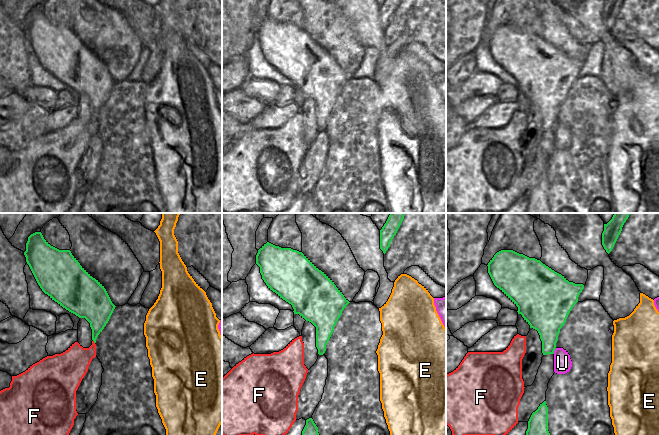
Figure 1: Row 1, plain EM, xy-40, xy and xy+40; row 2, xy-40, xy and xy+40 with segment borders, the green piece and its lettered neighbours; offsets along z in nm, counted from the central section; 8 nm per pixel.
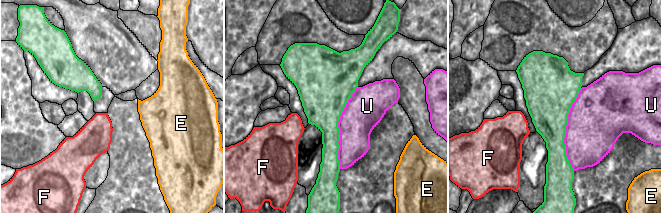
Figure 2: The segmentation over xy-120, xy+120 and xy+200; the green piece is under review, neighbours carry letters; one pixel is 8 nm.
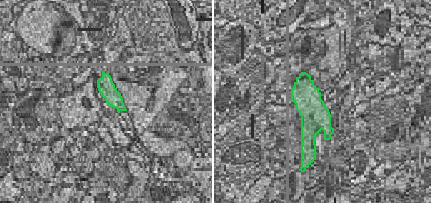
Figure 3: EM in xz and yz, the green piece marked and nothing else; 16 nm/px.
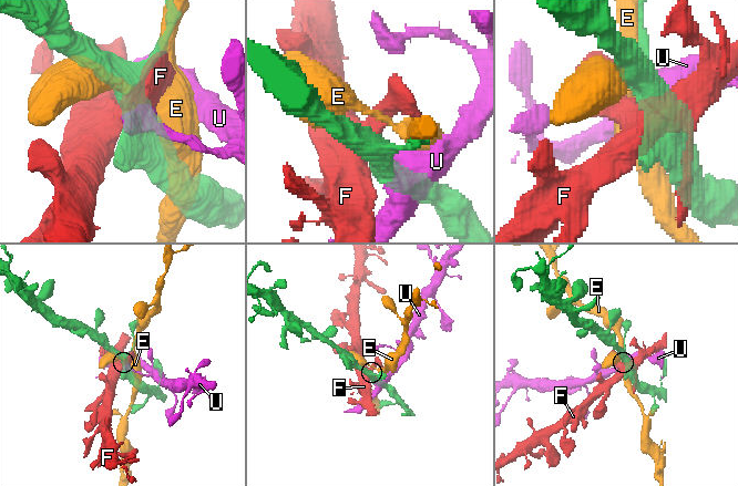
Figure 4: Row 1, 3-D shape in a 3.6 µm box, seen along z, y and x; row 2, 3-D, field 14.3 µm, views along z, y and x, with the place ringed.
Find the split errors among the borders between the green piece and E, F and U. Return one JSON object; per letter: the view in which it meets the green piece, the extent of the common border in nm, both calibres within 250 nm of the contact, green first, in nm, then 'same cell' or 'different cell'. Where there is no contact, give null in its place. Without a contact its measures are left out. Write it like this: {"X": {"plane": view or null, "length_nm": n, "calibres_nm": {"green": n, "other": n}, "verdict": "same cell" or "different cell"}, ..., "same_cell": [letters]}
{"E": {"plane": null, "verdict": "different cell"}, "F": {"plane": "xy-40", "length_nm": 30, "calibres_nm": {"green": 220, "other": 240}, "verdict": "different cell"}, "U": {"plane": "xy+40", "length_nm": 50, "calibres_nm": {"green": 240, "other": 140}, "verdict": "different cell"}, "same_cell": []}

